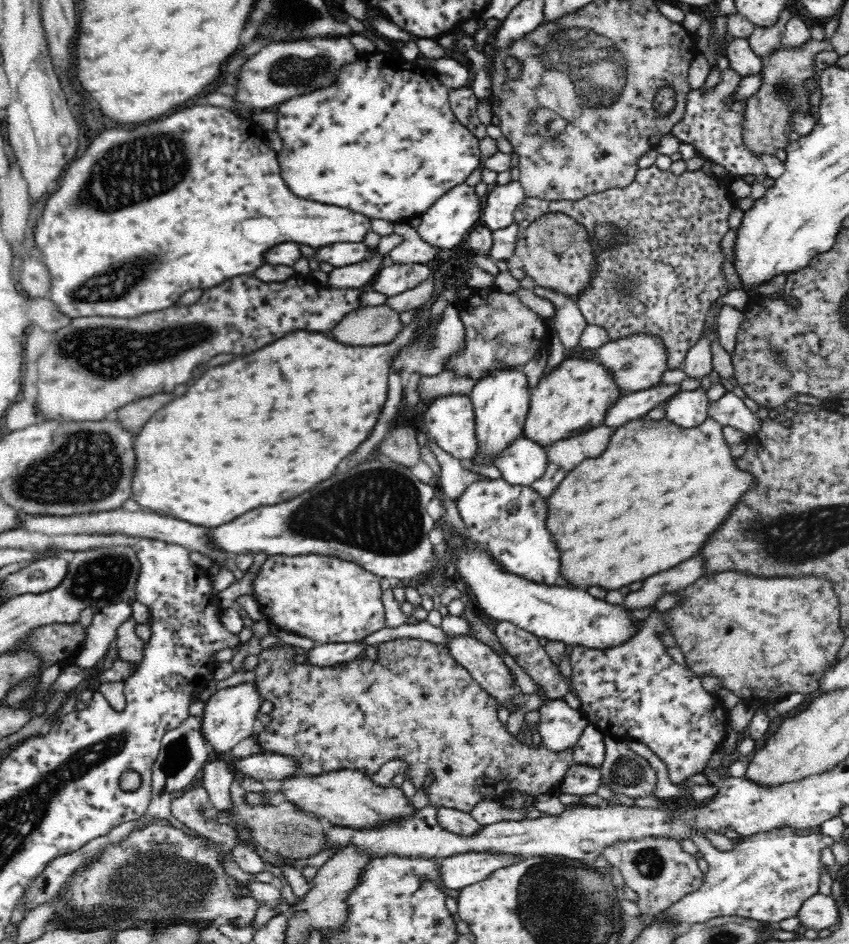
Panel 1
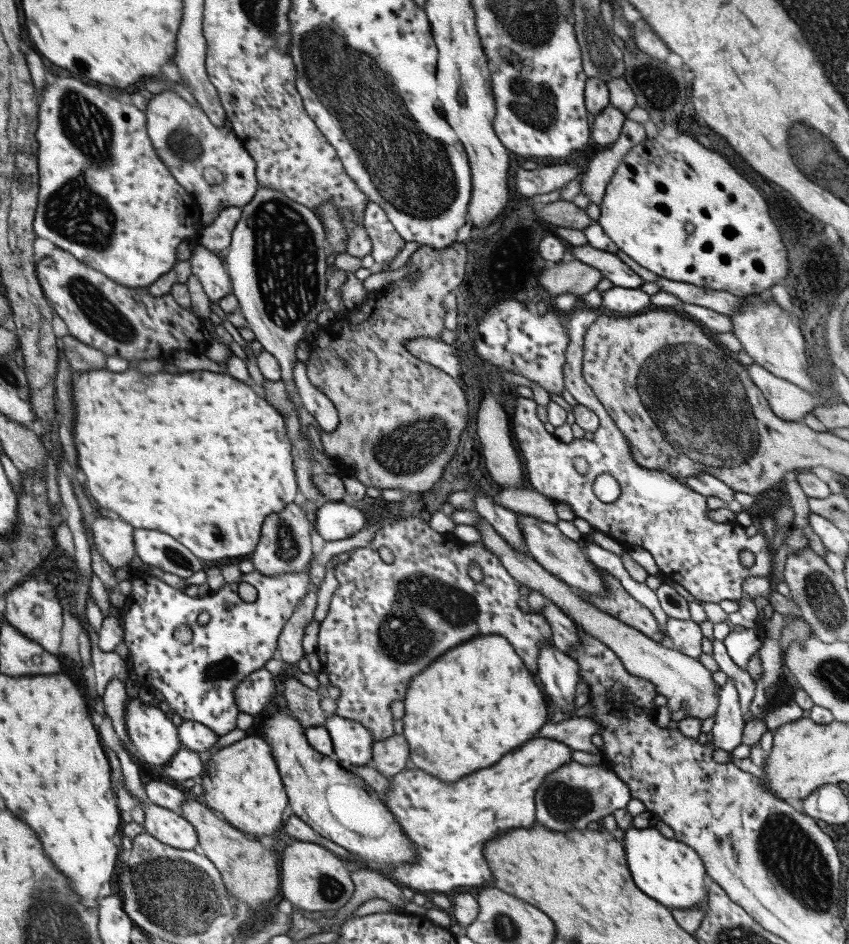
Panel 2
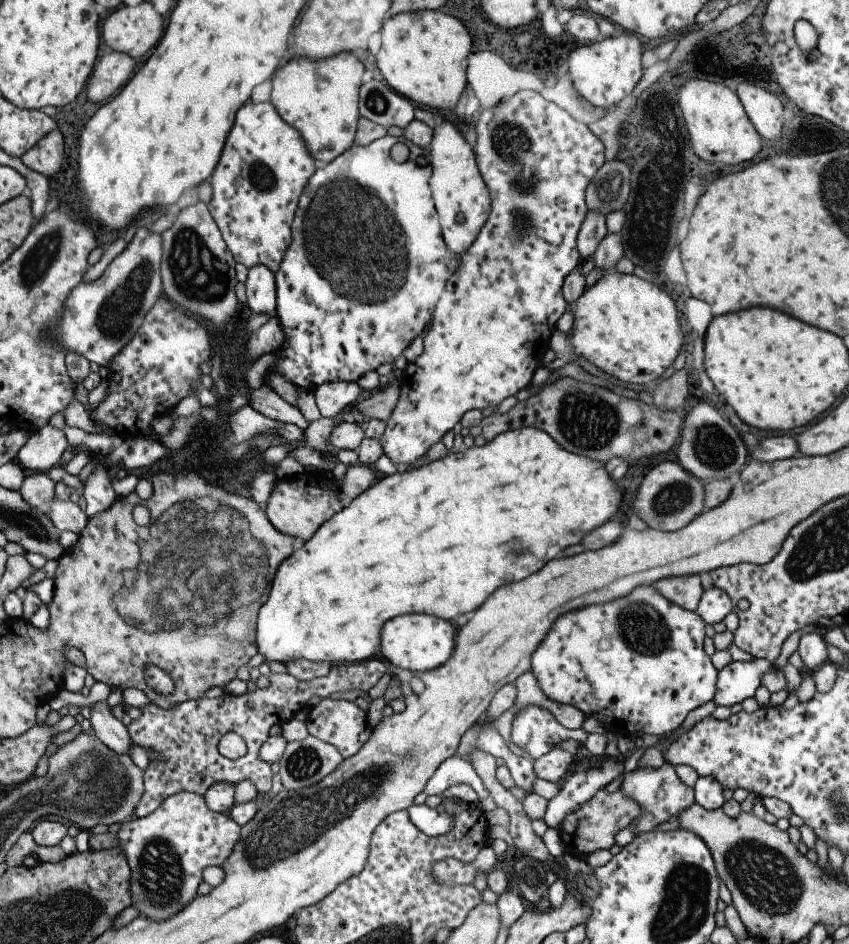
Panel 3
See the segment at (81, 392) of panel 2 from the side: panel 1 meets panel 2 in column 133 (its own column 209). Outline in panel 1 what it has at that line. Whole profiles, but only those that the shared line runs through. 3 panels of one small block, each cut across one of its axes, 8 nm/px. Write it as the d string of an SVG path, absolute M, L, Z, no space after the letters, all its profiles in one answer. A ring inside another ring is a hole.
M418 308L414 312L418 314L414 318L414 322L404 326L398 332L398 338L394 338L390 344L384 344L384 346L342 346L330 334L298 330L292 336L286 336L284 340L278 340L278 342L270 344L268 348L264 348L264 350L260 350L256 354L250 354L250 356L238 358L238 360L234 360L230 364L216 366L216 368L208 370L204 374L204 378L200 378L194 386L190 386L184 396L180 396L172 404L164 406L140 430L140 434L134 438L136 466L134 466L134 476L132 476L132 500L140 508L144 508L144 510L150 510L150 512L156 512L156 514L162 514L162 516L168 516L168 518L184 520L184 522L190 522L194 526L202 526L202 528L210 528L212 530L212 528L218 528L218 526L234 522L244 512L292 500L298 494L302 494L302 492L310 490L312 486L316 486L318 482L328 480L334 474L334 470L338 468L338 464L344 460L344 456L354 452L364 442L364 438L368 438L368 434L372 432L372 428L374 428L374 424L376 424L376 420L380 416L380 410L384 406L384 400L386 400L392 358L394 358L394 354L400 348L404 348L414 338L414 332L418 328L418 320L420 320L420 314L422 314L422 308Z

